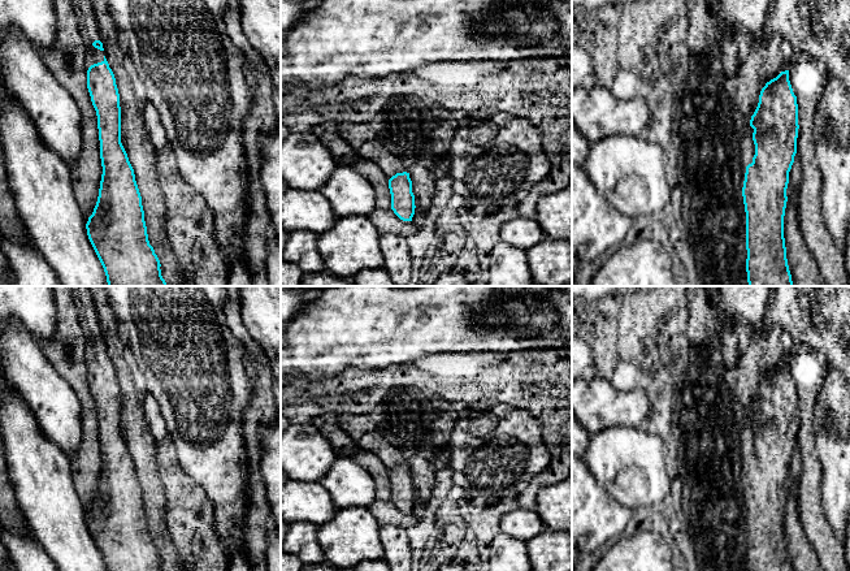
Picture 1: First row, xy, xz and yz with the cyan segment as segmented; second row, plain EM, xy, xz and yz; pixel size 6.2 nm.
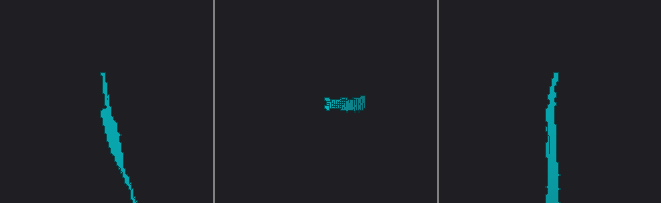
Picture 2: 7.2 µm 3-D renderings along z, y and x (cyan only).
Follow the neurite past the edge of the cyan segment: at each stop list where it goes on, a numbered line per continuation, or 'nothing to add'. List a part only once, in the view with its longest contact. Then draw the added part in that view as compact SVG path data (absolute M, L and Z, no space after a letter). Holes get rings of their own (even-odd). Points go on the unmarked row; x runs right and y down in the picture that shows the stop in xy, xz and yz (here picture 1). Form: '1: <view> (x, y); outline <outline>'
1: yz (747, 440); outline M750 414L741 416L741 460L742 472L745 472L746 458L753 454L755 436L753 432L754 420Z

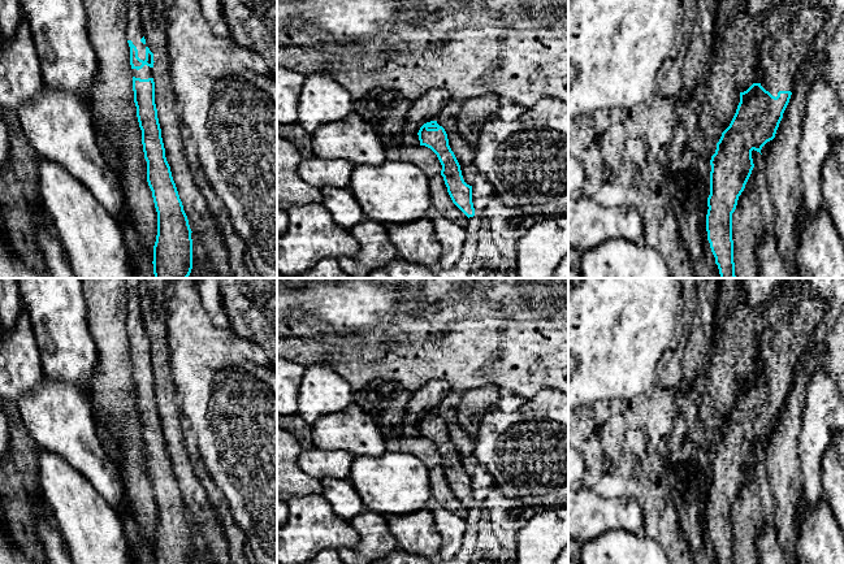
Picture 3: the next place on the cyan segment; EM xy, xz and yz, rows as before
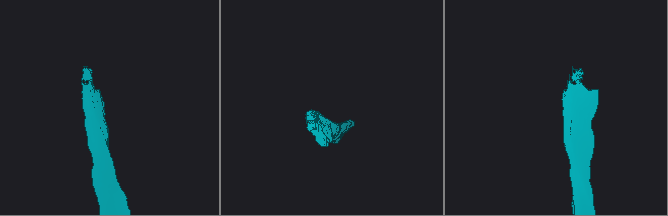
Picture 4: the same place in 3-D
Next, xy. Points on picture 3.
1: xy (134, 321); outline M126 278L126 288L129 298L129 309L126 317L126 330L131 331L138 340L138 348L146 351L146 338L140 330L143 326L143 316L138 294L139 278Z

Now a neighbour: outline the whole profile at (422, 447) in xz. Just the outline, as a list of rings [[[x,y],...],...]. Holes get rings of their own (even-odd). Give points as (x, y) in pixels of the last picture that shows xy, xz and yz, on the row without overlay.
[[[391,437],[385,439],[388,451],[399,451],[416,456],[428,469],[441,465],[442,456],[437,446],[425,437]]]

